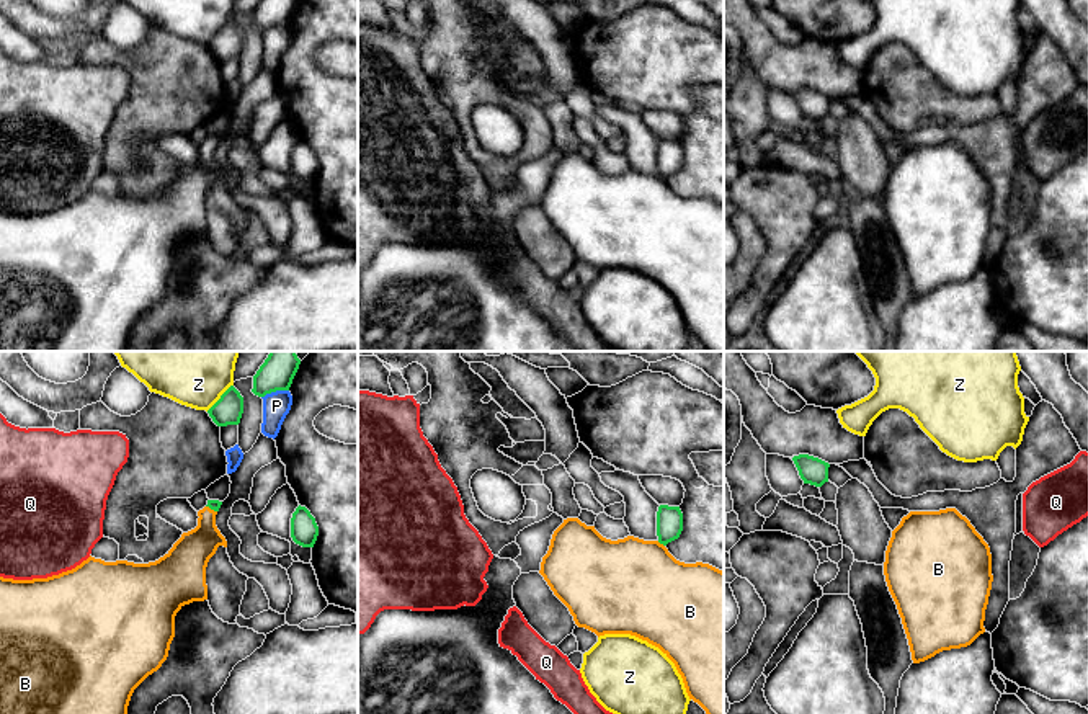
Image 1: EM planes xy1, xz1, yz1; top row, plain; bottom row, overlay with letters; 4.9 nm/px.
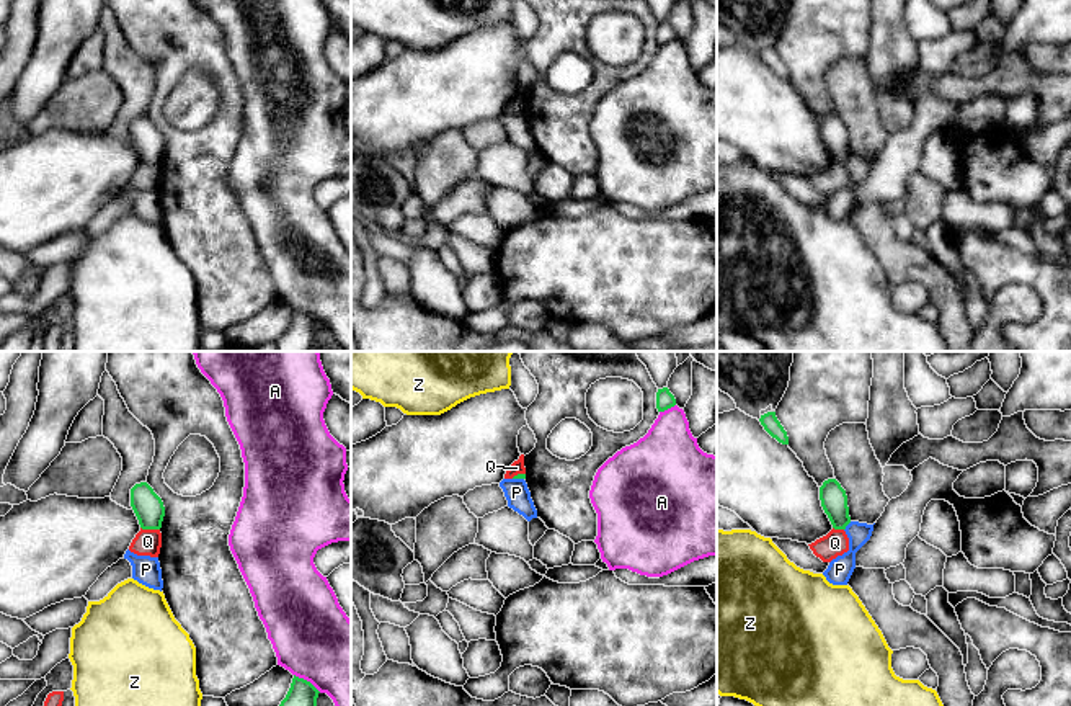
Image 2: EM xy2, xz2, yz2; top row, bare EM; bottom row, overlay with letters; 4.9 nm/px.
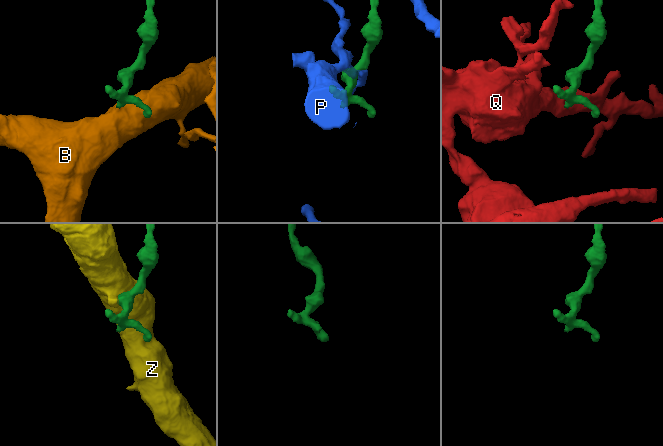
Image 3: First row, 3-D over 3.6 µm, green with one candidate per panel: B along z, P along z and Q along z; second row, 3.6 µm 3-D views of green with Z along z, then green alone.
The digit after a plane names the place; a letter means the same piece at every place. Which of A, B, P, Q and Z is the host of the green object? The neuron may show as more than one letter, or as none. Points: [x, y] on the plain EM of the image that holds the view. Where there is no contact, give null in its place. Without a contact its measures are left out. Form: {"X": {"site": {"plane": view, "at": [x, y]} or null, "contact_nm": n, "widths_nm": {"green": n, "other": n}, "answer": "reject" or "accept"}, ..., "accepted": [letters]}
{"A": {"site": {"plane": "xy2", "at": [306, 314]}, "contact_nm": 160, "widths_nm": {"green": 190, "other": 400}, "answer": "reject"}, "B": {"site": {"plane": "xz1", "at": [660, 177]}, "contact_nm": 50, "widths_nm": {"green": 130, "other": 460}, "answer": "accept"}, "P": {"site": {"plane": "xy1", "at": [275, 25]}, "contact_nm": 140, "widths_nm": {"green": 130, "other": 140}, "answer": "reject"}, "Q": {"site": {"plane": "xy2", "at": [151, 162]}, "contact_nm": 100, "widths_nm": {"green": 150, "other": 130}, "answer": "reject"}, "Z": {"site": {"plane": "xy1", "at": [221, 31]}, "contact_nm": 190, "widths_nm": {"green": 140, "other": 220}, "answer": "reject"}, "accepted": ["B"]}

